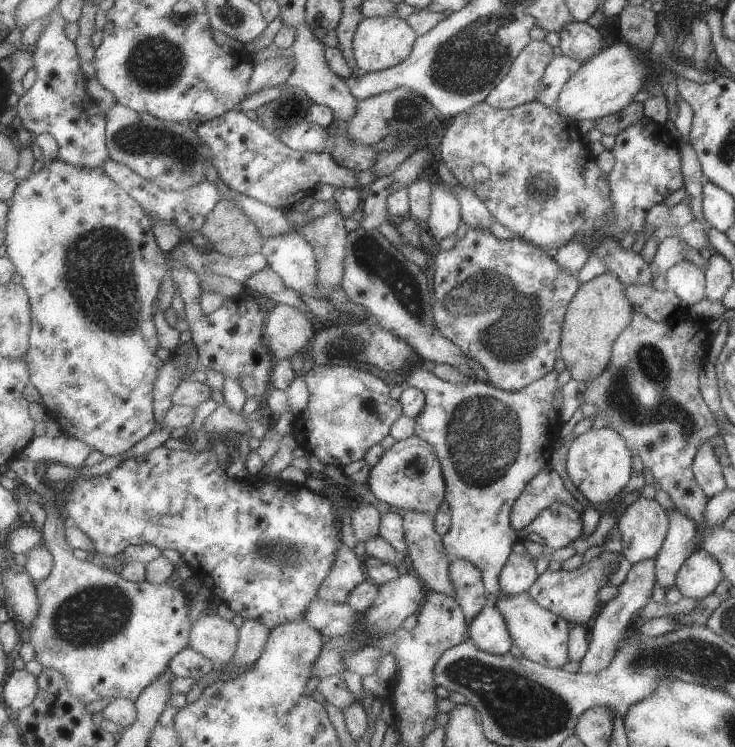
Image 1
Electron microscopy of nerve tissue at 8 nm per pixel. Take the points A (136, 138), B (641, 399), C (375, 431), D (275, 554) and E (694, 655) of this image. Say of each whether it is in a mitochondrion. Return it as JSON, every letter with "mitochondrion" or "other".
{"A":"mitochondrion","B":"mitochondrion","C":"other","D":"mitochondrion","E":"mitochondrion"}

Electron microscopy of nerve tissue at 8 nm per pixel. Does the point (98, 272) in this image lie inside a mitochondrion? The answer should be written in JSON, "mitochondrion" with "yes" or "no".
{"mitochondrion":"yes"}

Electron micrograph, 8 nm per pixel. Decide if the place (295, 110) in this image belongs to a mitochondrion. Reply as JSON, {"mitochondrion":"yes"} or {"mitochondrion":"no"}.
{"mitochondrion":"no"}

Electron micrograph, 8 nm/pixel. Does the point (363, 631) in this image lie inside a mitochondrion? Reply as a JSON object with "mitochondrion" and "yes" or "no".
{"mitochondrion":"no"}

